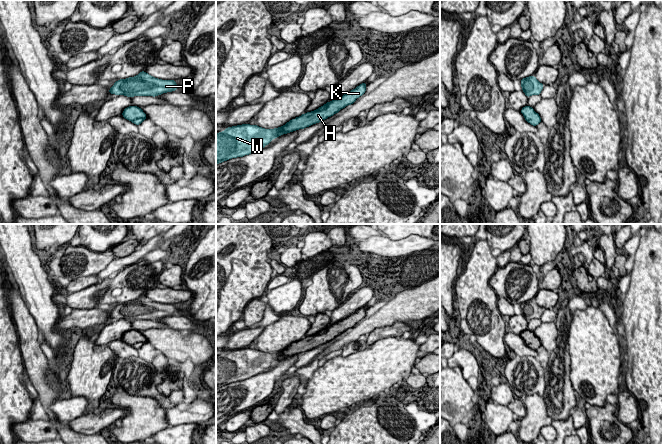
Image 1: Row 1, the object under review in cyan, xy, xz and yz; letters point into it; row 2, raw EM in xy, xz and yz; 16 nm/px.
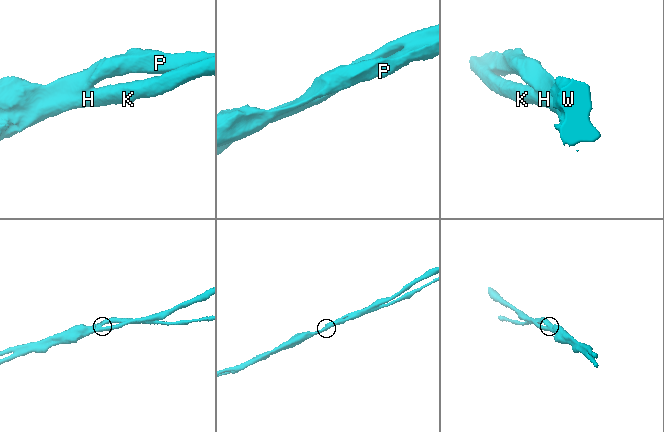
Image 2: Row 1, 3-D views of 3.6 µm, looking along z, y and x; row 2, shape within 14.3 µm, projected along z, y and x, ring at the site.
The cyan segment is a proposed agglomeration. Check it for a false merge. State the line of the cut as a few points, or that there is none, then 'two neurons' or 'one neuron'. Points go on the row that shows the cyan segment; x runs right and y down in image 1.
cut none; one neuron

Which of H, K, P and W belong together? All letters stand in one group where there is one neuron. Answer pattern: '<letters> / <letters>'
H K P W

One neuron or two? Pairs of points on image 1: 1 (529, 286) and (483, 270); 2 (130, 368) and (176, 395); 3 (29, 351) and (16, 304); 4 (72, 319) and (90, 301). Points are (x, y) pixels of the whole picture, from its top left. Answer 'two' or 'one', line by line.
1: two
2: one
3: one
4: two

